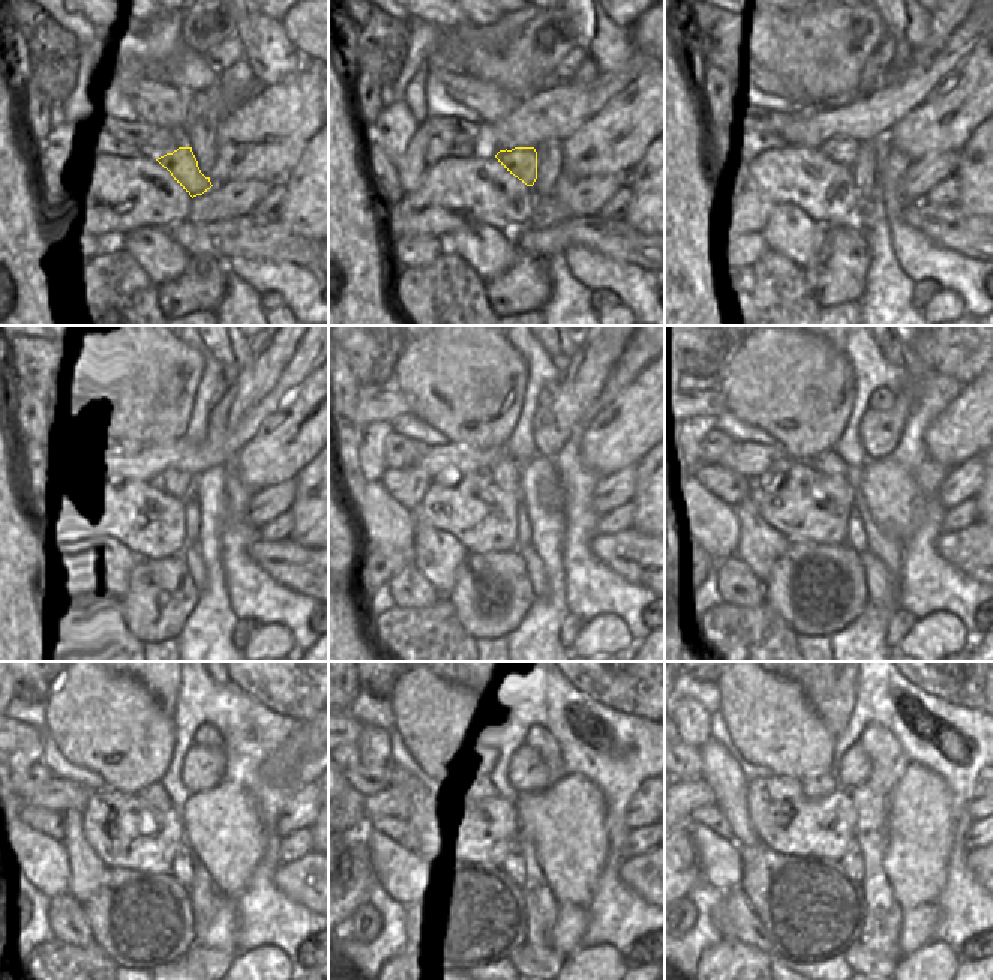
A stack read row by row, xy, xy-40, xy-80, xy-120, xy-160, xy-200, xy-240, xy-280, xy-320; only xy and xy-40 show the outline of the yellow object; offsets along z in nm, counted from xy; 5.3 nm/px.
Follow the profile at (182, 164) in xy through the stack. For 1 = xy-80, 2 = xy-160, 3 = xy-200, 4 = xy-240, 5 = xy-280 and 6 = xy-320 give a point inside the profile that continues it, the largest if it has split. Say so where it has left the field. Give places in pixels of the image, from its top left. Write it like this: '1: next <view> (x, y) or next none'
1: next xy-80 (860, 158)
2: next xy-160 (506, 473)
3: next xy-200 (828, 462)
4: next xy-240 (155, 796)
5: next xy-280 (486, 788)
6: next xy-320 (821, 785)

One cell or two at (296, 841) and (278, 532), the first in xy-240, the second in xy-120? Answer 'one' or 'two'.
one

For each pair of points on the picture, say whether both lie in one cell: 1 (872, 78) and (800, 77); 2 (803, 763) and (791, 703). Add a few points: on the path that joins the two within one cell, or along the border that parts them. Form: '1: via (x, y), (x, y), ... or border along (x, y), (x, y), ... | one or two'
1: border along (878, 47), (864, 65), (858, 93) | two
2: via (798, 748), (791, 739), (791, 718) | one

